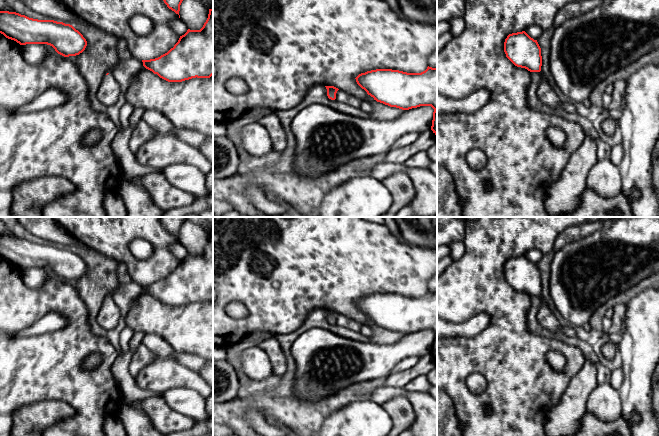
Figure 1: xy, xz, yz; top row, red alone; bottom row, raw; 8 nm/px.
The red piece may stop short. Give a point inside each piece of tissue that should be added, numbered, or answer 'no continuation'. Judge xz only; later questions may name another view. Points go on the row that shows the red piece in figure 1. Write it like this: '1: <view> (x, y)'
no continuation

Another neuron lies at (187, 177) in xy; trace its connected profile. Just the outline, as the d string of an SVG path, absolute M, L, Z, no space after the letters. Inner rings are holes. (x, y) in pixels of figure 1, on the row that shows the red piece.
M173 164L162 169L162 174L173 186L193 194L196 199L208 196L206 175L192 164Z

